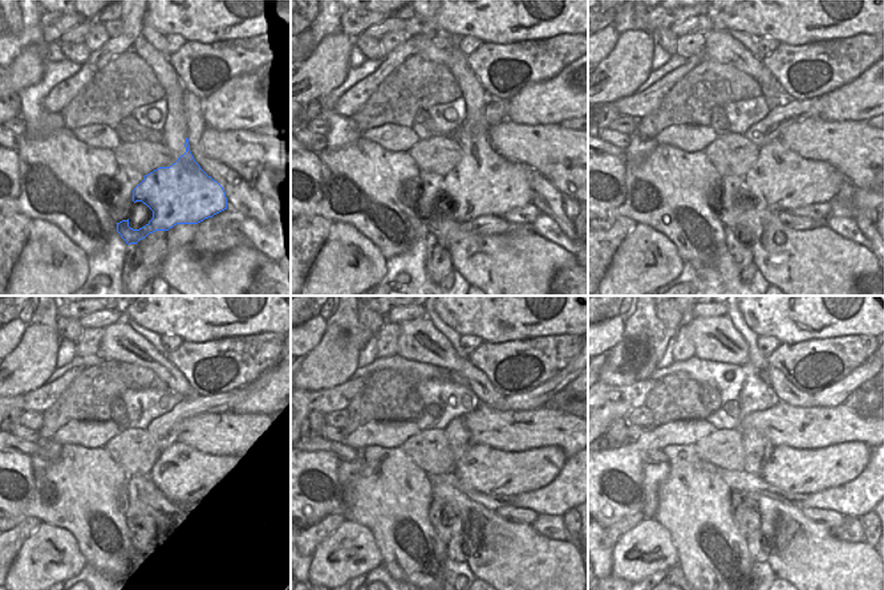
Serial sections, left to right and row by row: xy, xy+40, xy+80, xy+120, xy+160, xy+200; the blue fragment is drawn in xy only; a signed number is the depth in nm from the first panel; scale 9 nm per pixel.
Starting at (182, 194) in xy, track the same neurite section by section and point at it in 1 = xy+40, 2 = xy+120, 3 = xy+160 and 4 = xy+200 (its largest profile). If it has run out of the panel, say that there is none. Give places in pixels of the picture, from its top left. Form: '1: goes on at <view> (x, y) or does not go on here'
1: goes on at xy+40 (491, 184)
2: goes on at xy+120 (193, 476)
3: goes on at xy+160 (494, 472)
4: goes on at xy+200 (801, 471)

